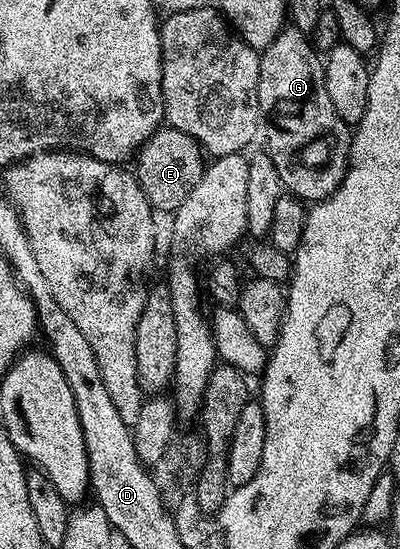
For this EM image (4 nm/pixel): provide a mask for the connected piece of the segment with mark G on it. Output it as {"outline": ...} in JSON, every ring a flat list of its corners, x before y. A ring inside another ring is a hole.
{"outline":[[287,24,276,35,276,39,272,39,269,47,261,50,260,53,260,79,258,80,258,112,260,114,261,124,264,126,264,137,266,133,265,152,270,154,272,163,276,163,276,171,280,171,280,179,283,186,293,196,301,199,306,203,317,203,330,197,340,187,340,183,344,179,344,175,350,169,350,139,352,136,351,126,344,123,344,119,340,119,340,115,336,115,336,107,332,107,332,99,328,99,328,91,324,87,324,71,326,66,323,58,320,56,319,50,315,49,311,38,303,31,298,30,294,25]]}

